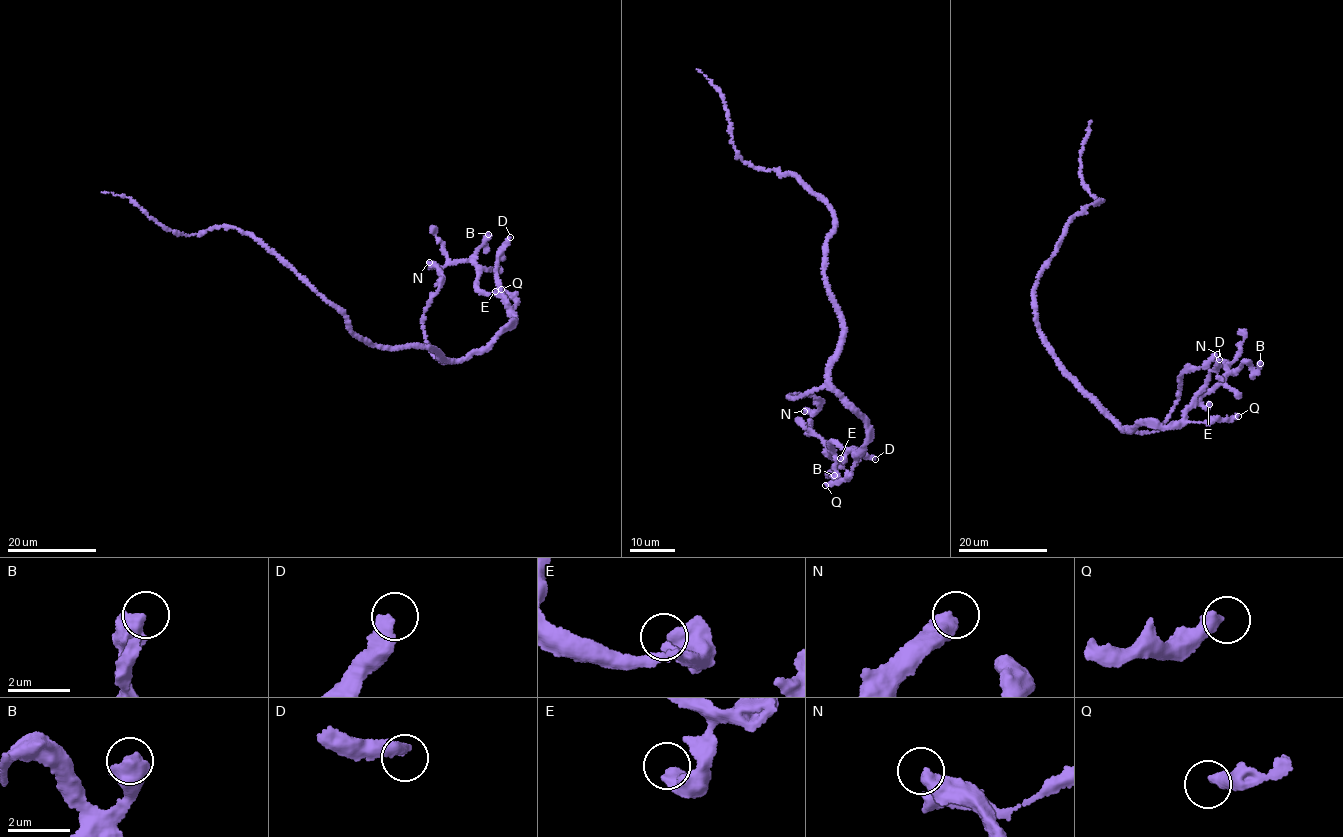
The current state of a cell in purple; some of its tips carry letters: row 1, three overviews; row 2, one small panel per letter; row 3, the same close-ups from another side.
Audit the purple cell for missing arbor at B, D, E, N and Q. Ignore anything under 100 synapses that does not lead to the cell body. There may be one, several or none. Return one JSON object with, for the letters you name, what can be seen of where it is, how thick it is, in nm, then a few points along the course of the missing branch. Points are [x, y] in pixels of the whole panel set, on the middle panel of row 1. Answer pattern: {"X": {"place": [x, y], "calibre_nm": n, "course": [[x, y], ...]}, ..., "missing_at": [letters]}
{"D": {"place": [875, 459], "calibre_nm": 320, "course": [[875, 459], [894, 446], [917, 442], [914, 440]]}, "missing_at": ["D"]}

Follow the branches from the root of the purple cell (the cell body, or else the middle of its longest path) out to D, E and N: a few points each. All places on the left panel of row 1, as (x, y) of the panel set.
D: (374, 345), (432, 346), (454, 360), (478, 352), (515, 325), (497, 267), (510, 237)
E: (374, 345), (432, 346), (444, 358), (454, 360), (478, 353), (515, 325), (497, 294), (500, 292), (495, 291)
N: (374, 345), (432, 346), (452, 361), (439, 361), (426, 339), (424, 312), (443, 281), (441, 273), (429, 262)

